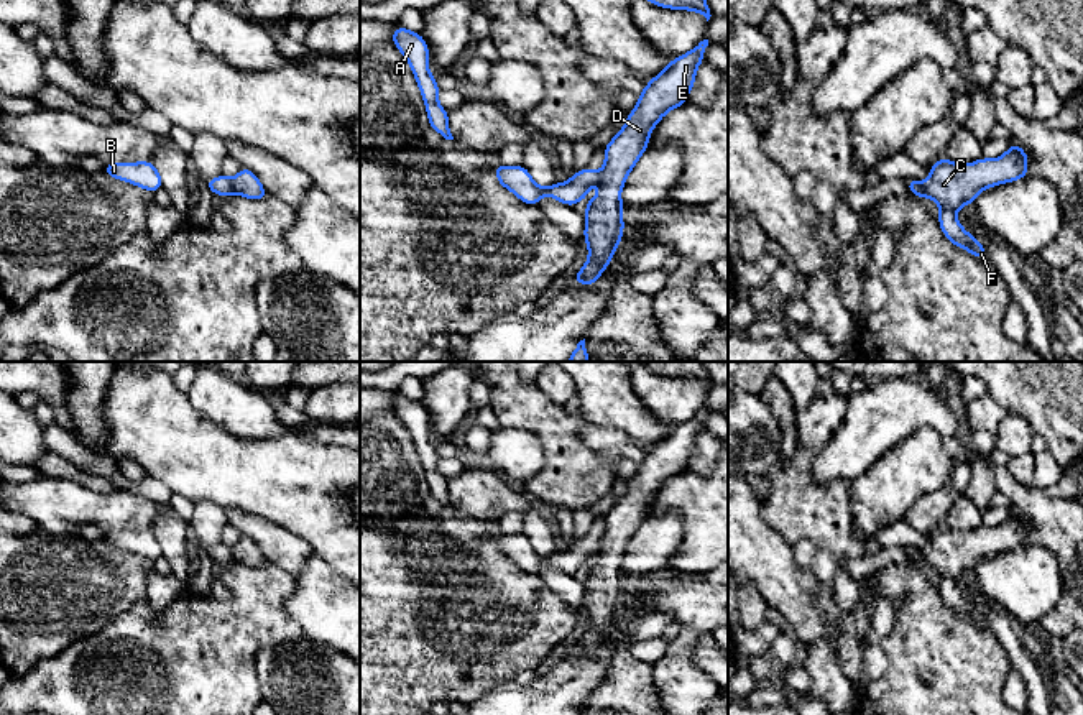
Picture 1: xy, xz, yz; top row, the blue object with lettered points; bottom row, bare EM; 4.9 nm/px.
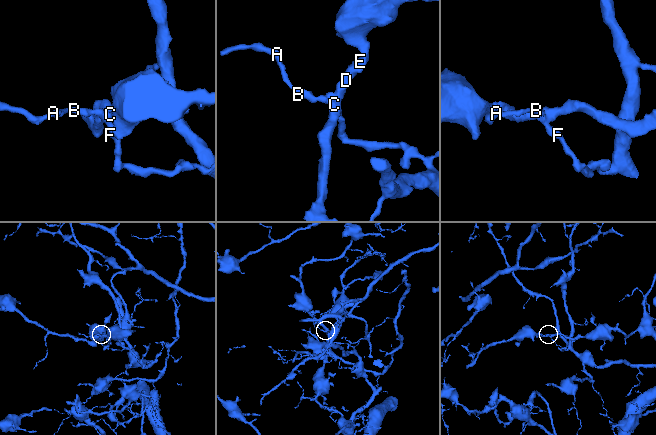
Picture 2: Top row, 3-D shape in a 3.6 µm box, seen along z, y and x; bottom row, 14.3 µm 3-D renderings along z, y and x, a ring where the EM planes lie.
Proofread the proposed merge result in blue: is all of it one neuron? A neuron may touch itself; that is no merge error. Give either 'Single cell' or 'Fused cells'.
Fused cells

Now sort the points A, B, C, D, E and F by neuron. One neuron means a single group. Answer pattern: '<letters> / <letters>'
A B F / C D E

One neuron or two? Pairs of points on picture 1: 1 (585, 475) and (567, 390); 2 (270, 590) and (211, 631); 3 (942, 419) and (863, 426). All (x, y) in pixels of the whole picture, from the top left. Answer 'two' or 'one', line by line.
1: two
2: one
3: one

